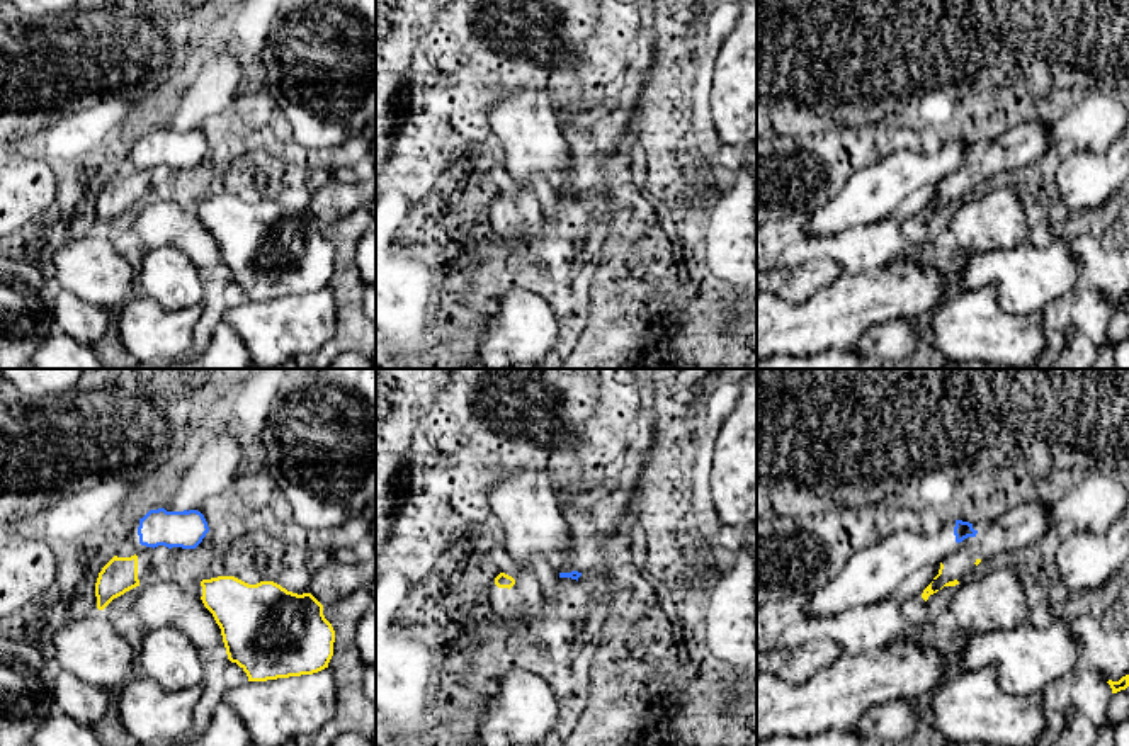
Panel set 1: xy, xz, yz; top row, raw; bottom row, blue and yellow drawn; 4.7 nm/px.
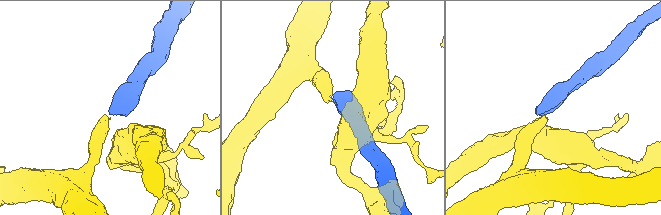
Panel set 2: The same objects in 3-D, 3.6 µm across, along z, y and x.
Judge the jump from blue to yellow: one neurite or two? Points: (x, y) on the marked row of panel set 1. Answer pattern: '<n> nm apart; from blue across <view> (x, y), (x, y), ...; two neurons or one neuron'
60 nm apart; from blue across xy (141, 544), (135, 554); two neurons

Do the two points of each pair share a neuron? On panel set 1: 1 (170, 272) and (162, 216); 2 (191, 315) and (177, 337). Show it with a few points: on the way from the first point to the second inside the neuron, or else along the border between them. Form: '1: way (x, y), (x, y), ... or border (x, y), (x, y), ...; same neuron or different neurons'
1: border (148, 248), (175, 247), (196, 267); different neurons
2: way (186, 320), (177, 332); same neuron

